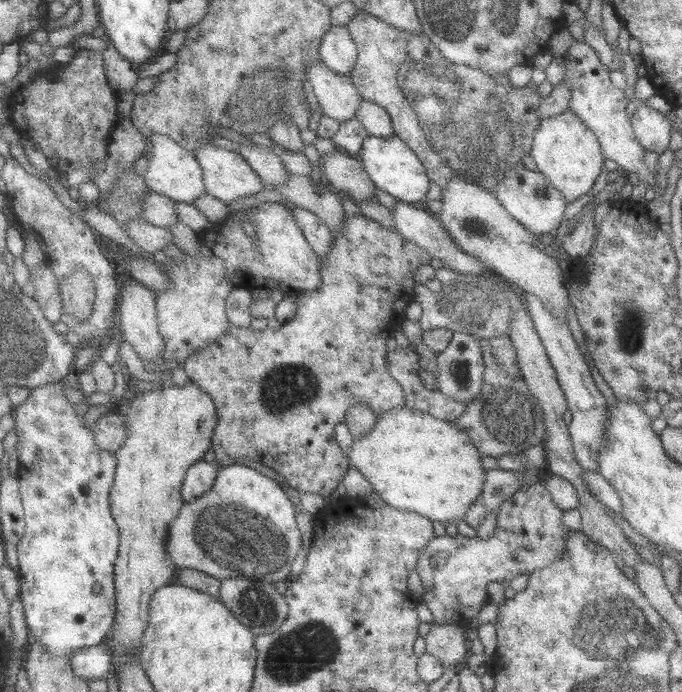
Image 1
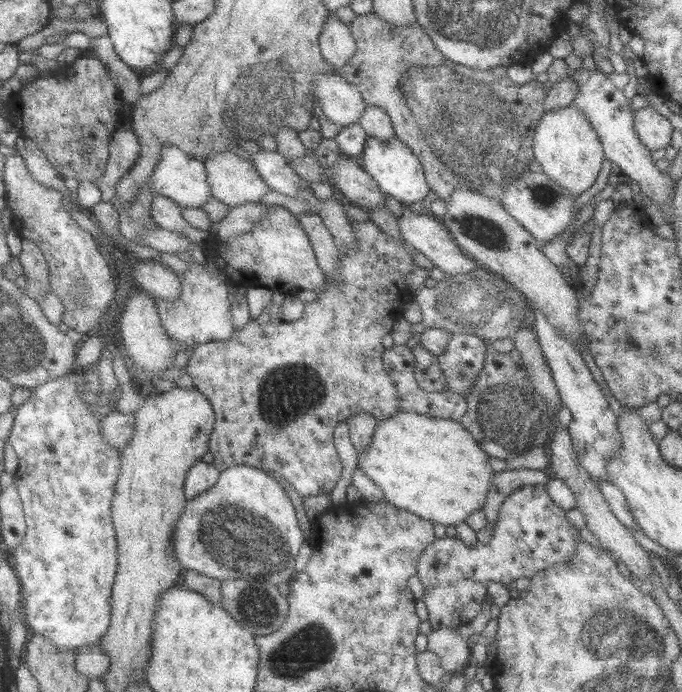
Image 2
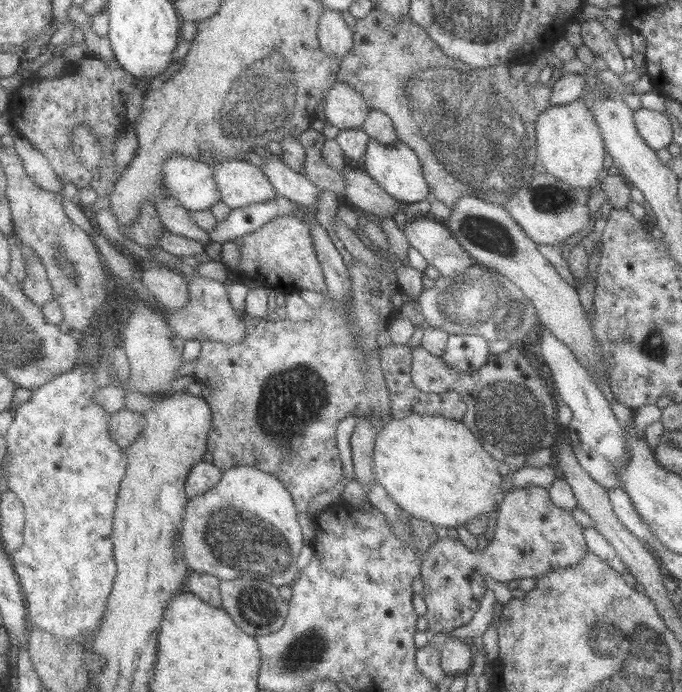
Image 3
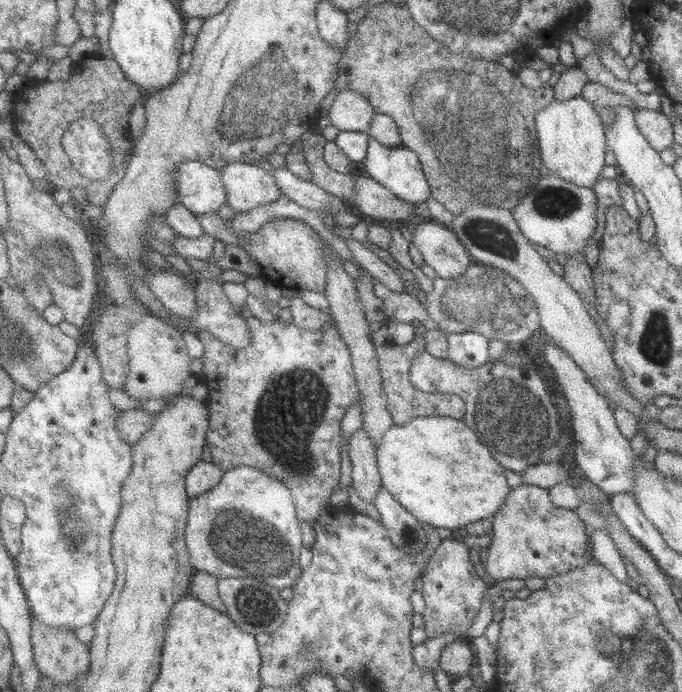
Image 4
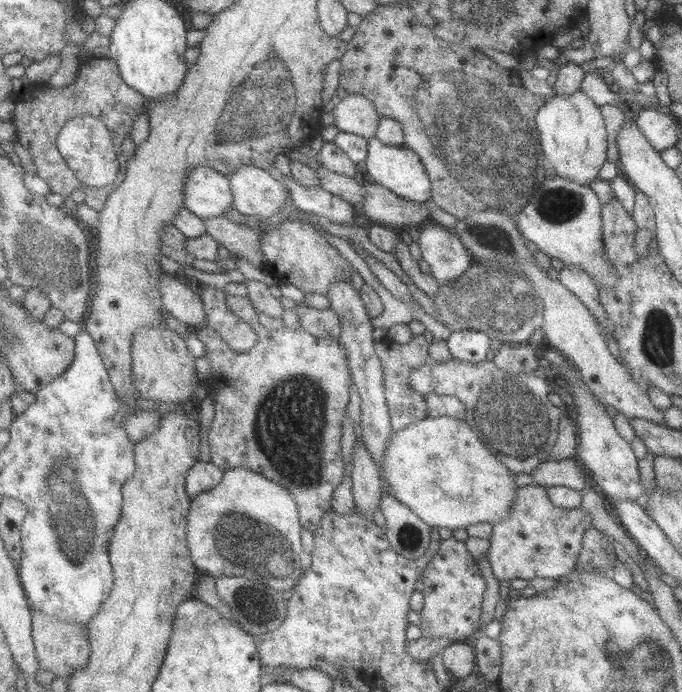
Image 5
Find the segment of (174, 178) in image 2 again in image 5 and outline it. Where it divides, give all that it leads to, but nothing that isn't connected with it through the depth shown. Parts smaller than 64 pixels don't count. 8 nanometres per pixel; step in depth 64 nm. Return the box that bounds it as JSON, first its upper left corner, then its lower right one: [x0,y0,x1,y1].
[187,165,236,219]

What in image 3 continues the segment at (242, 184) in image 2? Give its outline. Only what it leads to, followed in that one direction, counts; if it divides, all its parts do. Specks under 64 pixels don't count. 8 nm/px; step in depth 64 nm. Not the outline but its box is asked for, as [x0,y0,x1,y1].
[215,159,279,209]

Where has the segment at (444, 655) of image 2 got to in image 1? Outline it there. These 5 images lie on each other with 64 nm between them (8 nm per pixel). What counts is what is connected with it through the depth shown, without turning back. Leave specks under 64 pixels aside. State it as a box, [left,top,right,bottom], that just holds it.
[428,624,470,668]

